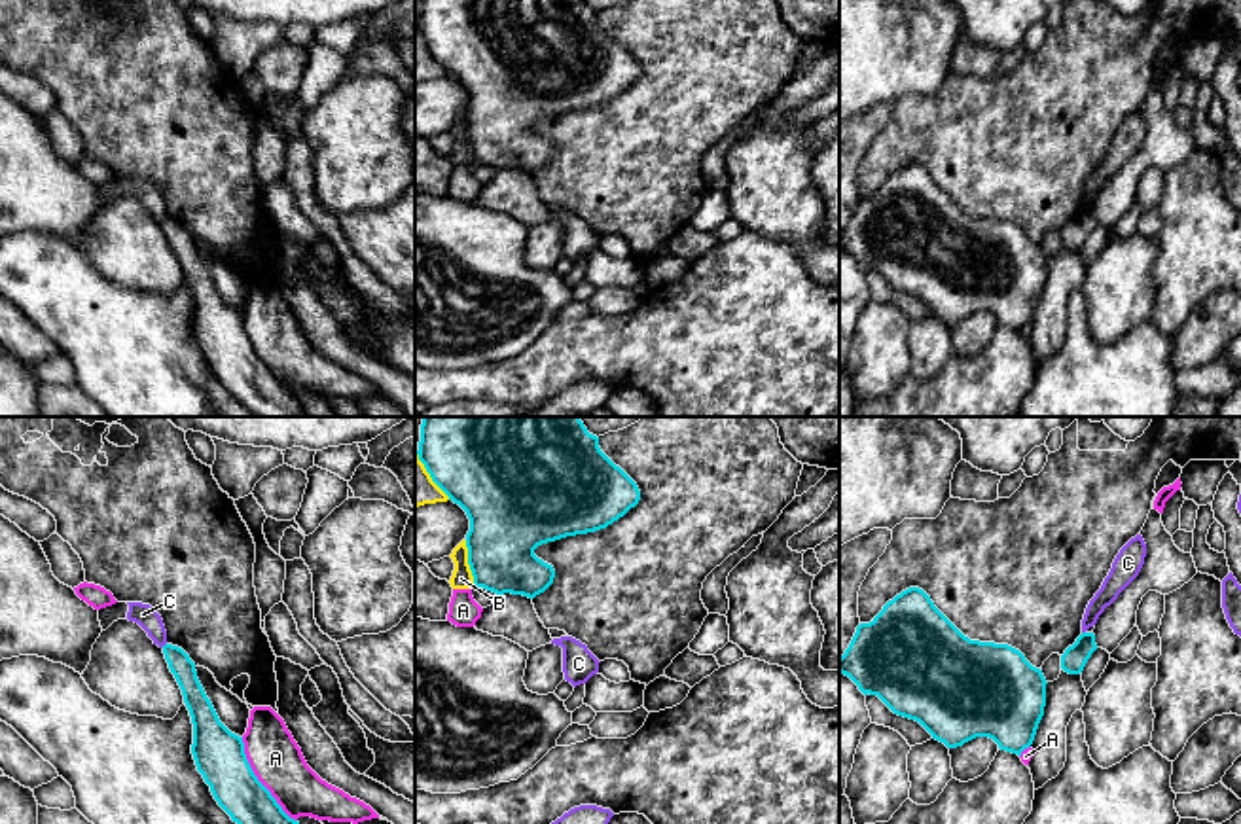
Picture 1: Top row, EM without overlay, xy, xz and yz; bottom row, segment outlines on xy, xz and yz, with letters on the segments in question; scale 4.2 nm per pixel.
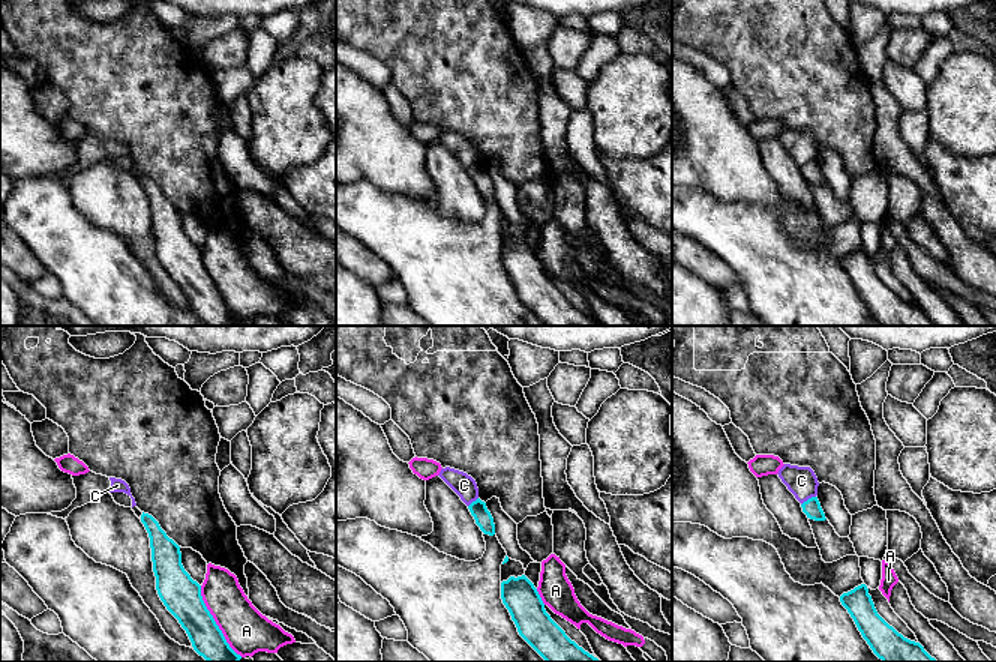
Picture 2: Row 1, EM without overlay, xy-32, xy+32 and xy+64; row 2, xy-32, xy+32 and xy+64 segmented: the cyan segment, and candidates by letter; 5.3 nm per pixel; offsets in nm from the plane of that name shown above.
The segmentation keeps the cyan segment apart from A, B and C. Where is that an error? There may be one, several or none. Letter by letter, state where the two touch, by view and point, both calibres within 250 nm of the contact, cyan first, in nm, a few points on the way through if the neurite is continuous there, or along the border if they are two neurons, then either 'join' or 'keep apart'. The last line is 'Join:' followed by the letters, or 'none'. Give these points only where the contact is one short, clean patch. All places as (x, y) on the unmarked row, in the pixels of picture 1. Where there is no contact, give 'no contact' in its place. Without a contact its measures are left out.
A: contact xy (258, 357); calibres 220 and 220 nm; keep apart
B: contact xz (468, 139); calibres 340 and 90 nm; keep apart
C: no contact; keep apart
Join: none

